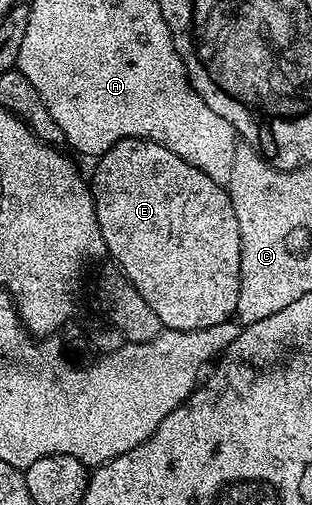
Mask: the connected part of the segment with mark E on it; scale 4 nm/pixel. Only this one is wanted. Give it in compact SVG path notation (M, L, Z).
M127 137L114 143L114 147L110 147L110 151L103 153L95 165L96 174L90 177L90 188L92 202L96 204L98 227L102 231L107 256L112 256L111 260L128 276L130 283L138 289L138 294L142 295L142 299L146 299L147 303L150 303L151 310L158 315L163 328L198 331L206 327L214 327L223 321L233 320L238 307L240 291L240 237L238 218L231 205L229 190L225 186L214 183L214 179L210 179L210 175L198 171L198 167L190 167L190 163L186 163L178 155L174 155L174 151L141 137Z

